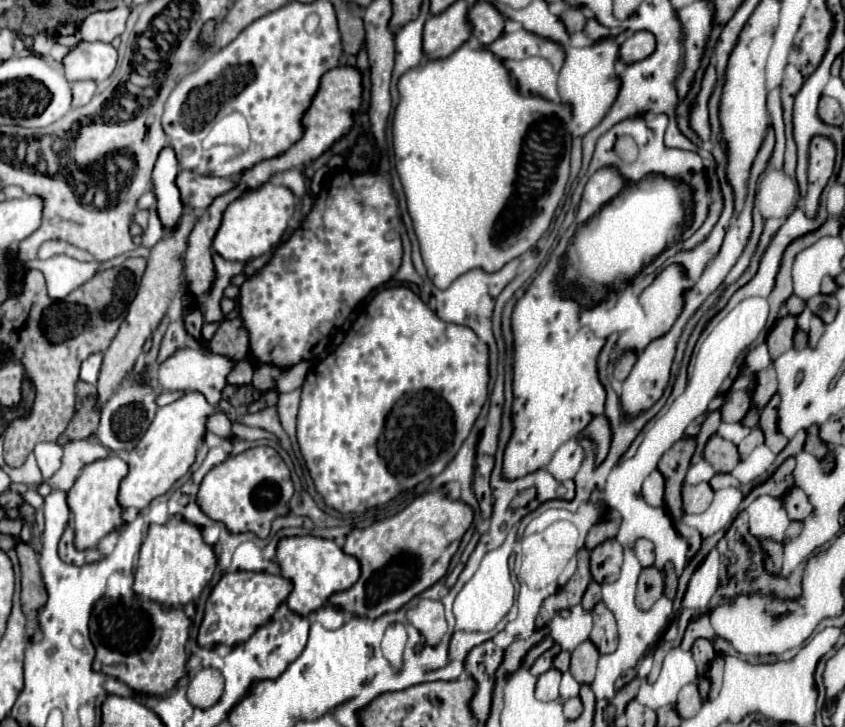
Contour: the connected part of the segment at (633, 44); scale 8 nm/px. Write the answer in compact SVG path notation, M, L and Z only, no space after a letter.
M636 32L630 38L626 38L624 44L620 44L620 60L624 64L638 62L650 56L654 52L654 46L656 46L656 40L650 32Z

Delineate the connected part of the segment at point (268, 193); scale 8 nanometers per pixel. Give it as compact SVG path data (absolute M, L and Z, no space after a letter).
M266 182L256 192L246 192L242 198L228 204L224 210L222 224L214 236L212 248L226 260L248 262L252 258L268 254L284 236L288 222L294 214L296 198L286 186L276 186Z

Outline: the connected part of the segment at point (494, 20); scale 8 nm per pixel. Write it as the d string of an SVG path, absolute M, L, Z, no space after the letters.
M476 2L468 10L468 22L472 22L472 34L484 46L492 44L502 34L504 28L504 18L488 2Z

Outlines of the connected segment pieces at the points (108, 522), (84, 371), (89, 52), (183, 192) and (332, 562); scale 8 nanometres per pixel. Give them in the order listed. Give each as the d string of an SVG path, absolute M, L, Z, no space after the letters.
M110 454L108 458L100 458L96 462L90 462L88 466L84 466L84 470L80 470L80 476L76 478L76 482L72 484L72 488L68 490L68 508L72 512L72 522L74 522L74 546L78 550L86 550L86 548L96 548L98 542L118 530L122 526L122 510L118 506L118 486L122 482L122 478L128 474L128 466L124 460L120 460L118 456Z
M92 354L90 358L86 358L80 366L80 380L88 382L88 384L96 384L100 364L102 364L102 354Z
M78 42L62 60L64 76L70 82L106 80L116 66L116 50L104 42Z
M182 170L176 178L176 186L180 190L180 198L184 206L192 206L198 214L202 214L210 202L228 192L234 182L228 178L214 178L214 176L200 176L190 170Z
M294 536L282 538L276 548L276 562L282 570L282 576L292 580L294 588L286 600L286 606L302 616L322 608L326 600L340 590L350 588L360 576L360 564L354 556L348 556L332 540L314 538L314 536Z

